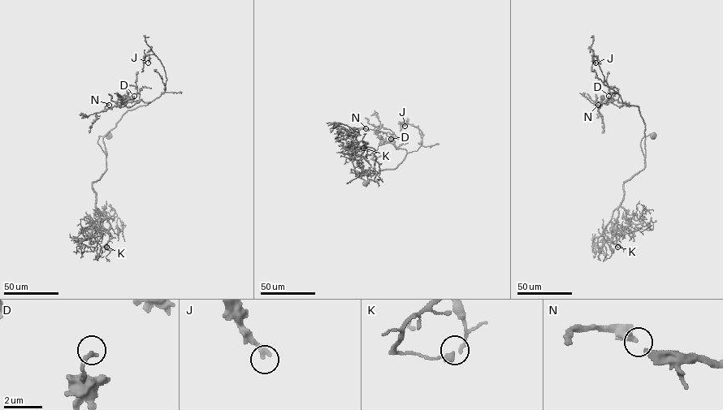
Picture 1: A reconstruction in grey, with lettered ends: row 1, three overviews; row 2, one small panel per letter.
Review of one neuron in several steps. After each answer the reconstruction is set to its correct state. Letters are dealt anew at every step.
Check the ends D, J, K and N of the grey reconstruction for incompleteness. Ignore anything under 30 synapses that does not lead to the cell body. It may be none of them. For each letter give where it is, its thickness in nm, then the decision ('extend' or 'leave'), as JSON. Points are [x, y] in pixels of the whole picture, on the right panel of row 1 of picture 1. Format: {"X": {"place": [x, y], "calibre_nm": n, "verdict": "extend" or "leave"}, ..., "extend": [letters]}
{"D": {"place": [608, 96], "calibre_nm": 200, "verdict": "leave"}, "J": {"place": [595, 62], "calibre_nm": 240, "verdict": "leave"}, "K": {"place": [617, 247], "calibre_nm": 260, "verdict": "leave"}, "N": {"place": [598, 105], "calibre_nm": 480, "verdict": "extend"}, "extend": ["N"]}

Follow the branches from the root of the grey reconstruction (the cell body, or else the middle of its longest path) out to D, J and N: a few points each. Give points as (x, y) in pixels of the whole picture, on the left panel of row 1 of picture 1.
D: (109, 135), (98, 135), (97, 141), (106, 157), (102, 137), (127, 110), (149, 102), (133, 101), (134, 96)
J: (109, 135), (97, 141), (106, 157), (102, 137), (122, 116), (164, 91), (161, 61), (149, 54), (148, 62)
N: (109, 135), (98, 135), (97, 141), (106, 157), (102, 137), (127, 110), (149, 102), (106, 109), (109, 105)

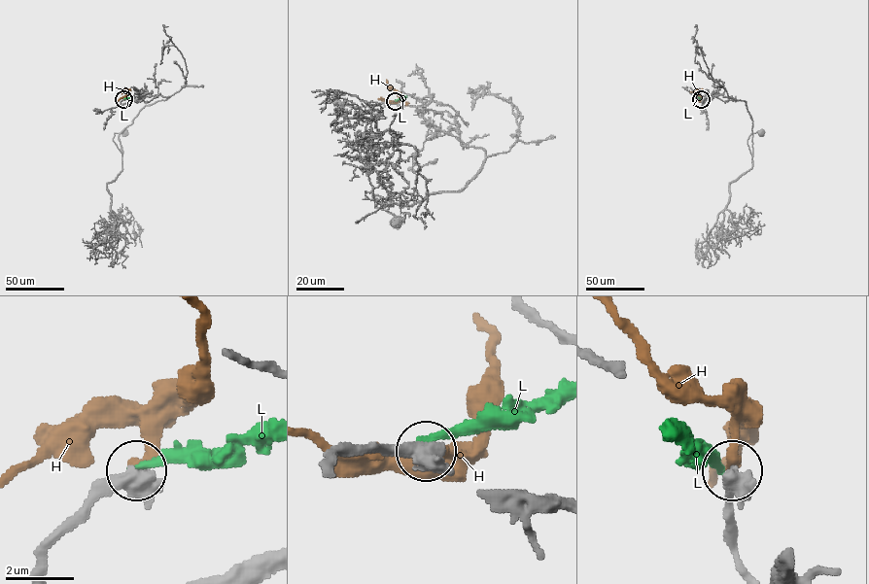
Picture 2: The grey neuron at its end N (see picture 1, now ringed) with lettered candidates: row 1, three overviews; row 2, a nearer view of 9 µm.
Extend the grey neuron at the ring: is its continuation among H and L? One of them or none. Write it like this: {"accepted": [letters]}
{"accepted": ["H"]}

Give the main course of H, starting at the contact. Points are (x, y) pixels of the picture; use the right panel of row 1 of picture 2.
H: (701, 99), (695, 91), (689, 91)

